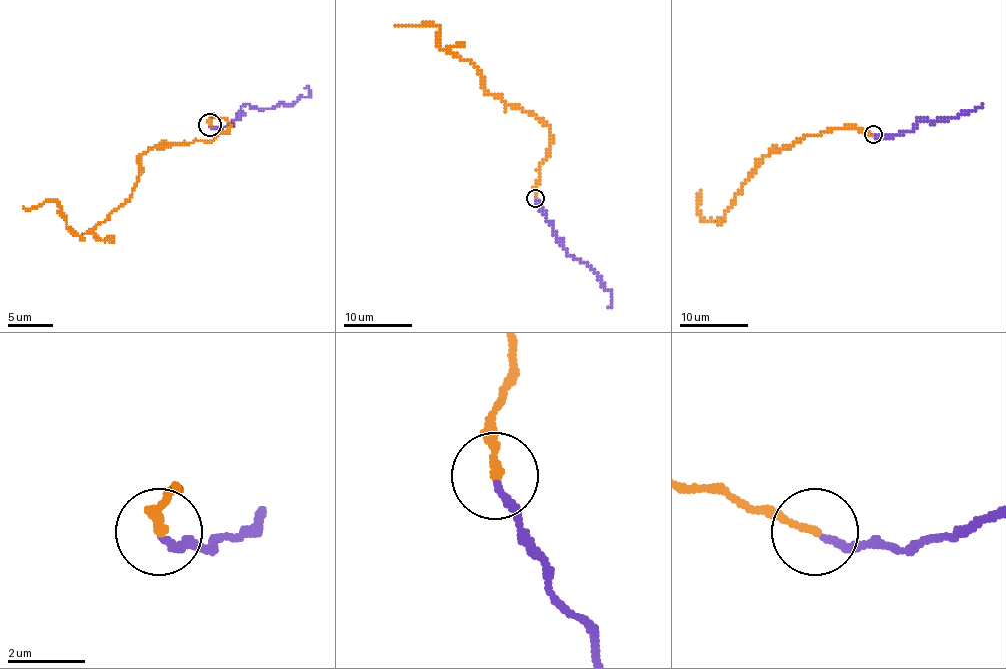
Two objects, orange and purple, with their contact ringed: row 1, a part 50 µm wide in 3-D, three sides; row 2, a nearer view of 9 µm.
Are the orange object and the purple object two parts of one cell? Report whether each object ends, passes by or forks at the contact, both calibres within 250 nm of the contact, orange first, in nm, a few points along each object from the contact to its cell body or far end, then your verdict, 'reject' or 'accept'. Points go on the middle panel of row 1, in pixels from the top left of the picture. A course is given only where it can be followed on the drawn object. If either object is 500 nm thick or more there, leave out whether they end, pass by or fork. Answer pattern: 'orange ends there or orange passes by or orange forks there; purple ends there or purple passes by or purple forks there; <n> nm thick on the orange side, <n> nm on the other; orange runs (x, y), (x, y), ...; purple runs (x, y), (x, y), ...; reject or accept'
orange ends there; purple ends there; 200 nm thick on the orange side, 180 nm on the other; orange runs (535, 198), (550, 129), (490, 95), (468, 59), (439, 45), (439, 28), (427, 21), (394, 26); purple runs (535, 198), (552, 226), (554, 236), (611, 293), (612, 301), (607, 308); accept

